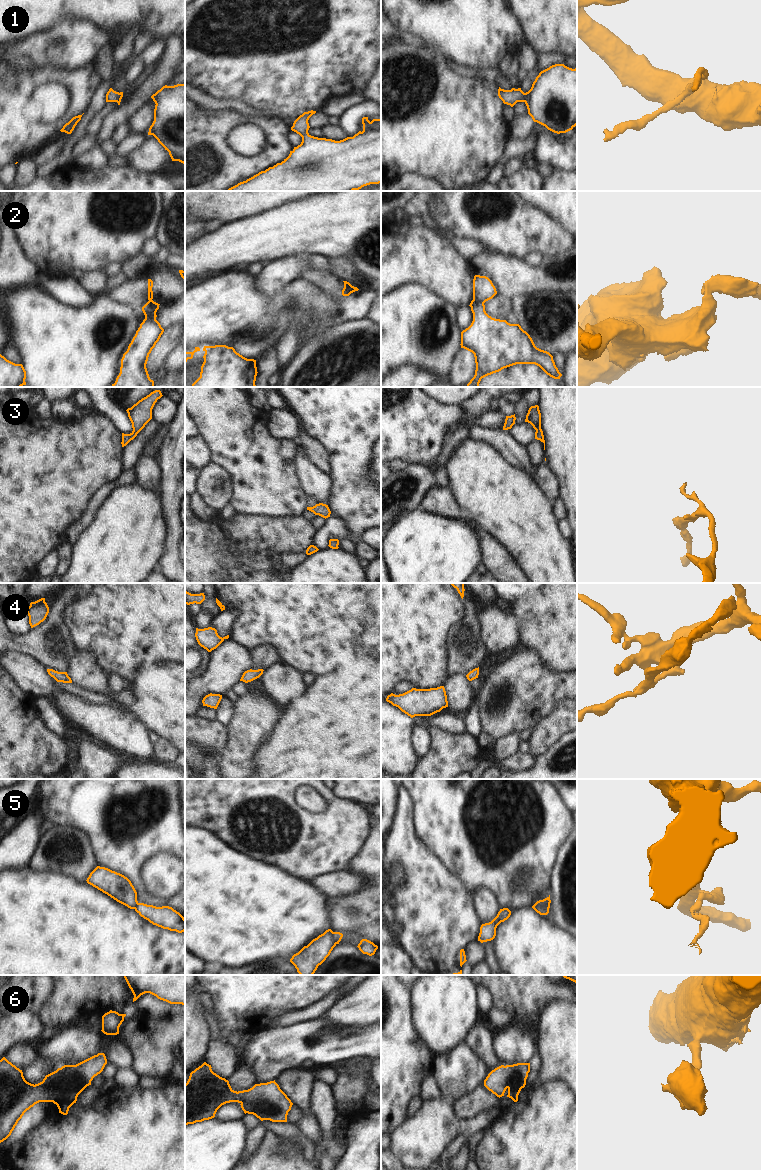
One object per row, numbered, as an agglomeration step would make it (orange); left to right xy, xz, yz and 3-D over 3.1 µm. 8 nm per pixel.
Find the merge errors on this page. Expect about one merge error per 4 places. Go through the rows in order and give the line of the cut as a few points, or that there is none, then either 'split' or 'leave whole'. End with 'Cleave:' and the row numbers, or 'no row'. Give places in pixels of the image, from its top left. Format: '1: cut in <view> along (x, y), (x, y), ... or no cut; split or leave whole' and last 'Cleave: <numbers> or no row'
1: no cut; leave whole
2: cut in xz along (344, 285), (354, 291); split
3: no cut; leave whole
4: no cut; leave whole
5: cut in yz along (536, 902), (542, 907), (545, 914); split
6: no cut; leave whole
Cleave: 2, 5

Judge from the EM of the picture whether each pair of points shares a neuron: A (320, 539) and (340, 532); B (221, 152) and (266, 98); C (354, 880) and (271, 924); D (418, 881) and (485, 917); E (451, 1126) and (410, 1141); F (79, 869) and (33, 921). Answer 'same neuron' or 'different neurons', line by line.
A: same neuron
B: different neurons
C: different neurons
D: different neurons
E: same neuron
F: different neurons

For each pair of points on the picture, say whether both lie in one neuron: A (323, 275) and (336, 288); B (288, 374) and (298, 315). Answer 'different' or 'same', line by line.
A: same
B: different

